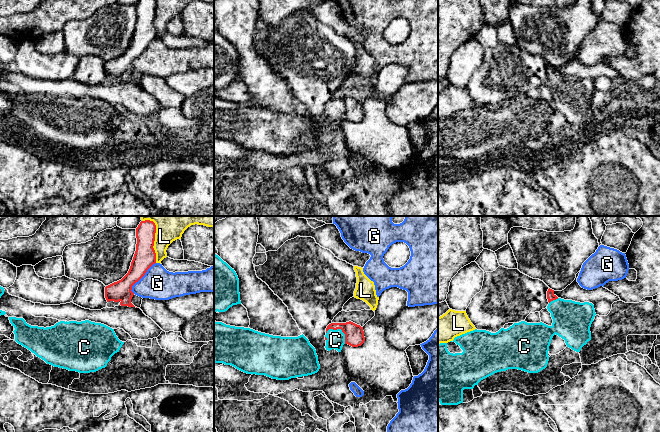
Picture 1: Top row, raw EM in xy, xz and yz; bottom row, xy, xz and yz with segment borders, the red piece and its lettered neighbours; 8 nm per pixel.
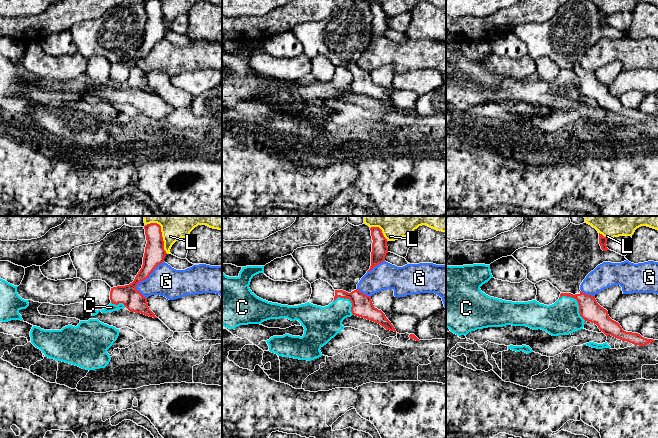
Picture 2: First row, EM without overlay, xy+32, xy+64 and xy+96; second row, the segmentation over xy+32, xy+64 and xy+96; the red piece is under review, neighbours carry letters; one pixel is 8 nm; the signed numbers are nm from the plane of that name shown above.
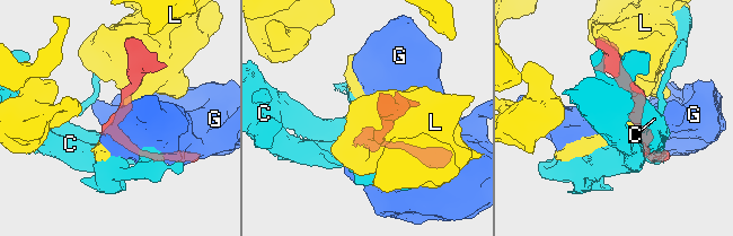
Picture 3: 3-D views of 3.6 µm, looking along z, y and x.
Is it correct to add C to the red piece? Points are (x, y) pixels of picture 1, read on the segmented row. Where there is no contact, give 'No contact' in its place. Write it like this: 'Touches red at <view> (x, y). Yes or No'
Touches red at xz (340, 328). Yes

